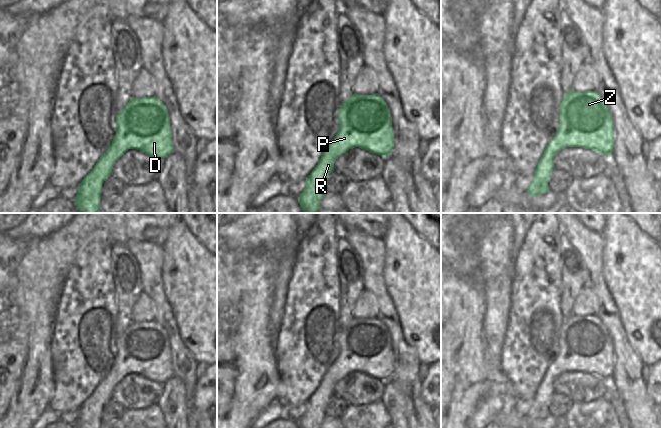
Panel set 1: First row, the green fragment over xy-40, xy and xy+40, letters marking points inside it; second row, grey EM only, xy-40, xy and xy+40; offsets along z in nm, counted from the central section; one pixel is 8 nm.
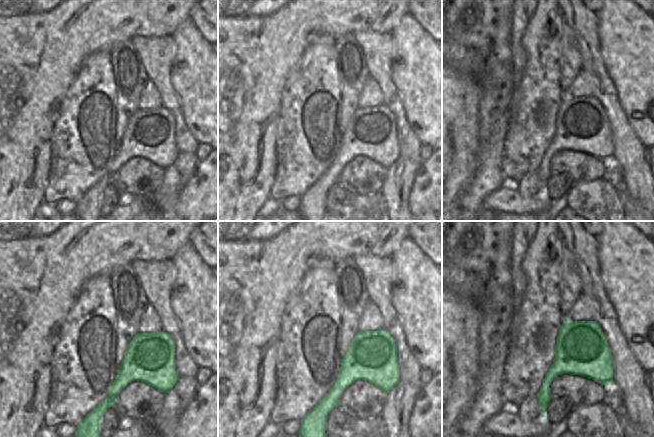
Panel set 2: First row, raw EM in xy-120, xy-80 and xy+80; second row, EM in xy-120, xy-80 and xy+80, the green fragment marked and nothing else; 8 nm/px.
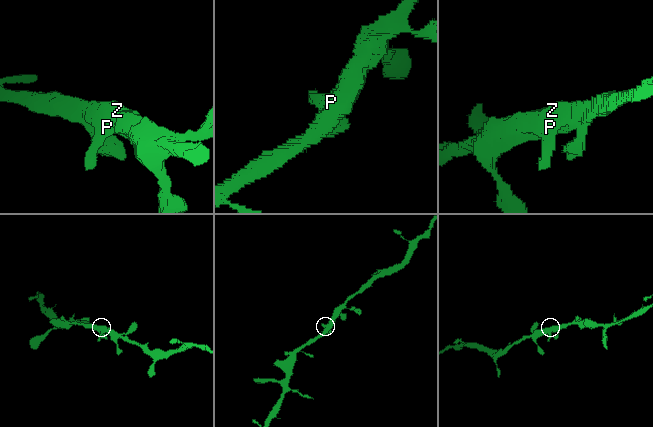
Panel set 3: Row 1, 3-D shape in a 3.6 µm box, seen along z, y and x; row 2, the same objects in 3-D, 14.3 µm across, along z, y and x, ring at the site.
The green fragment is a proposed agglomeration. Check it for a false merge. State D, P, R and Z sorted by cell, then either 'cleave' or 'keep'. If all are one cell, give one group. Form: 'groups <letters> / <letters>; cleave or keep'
groups D P R Z; keep

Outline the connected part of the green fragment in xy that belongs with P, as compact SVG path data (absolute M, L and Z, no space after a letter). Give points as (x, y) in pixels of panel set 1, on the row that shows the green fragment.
M354 93L341 104L338 122L340 126L336 136L306 178L306 188L298 198L304 213L319 212L320 202L326 193L326 182L334 171L334 162L349 149L359 147L384 158L392 155L392 116L386 102L378 93Z

